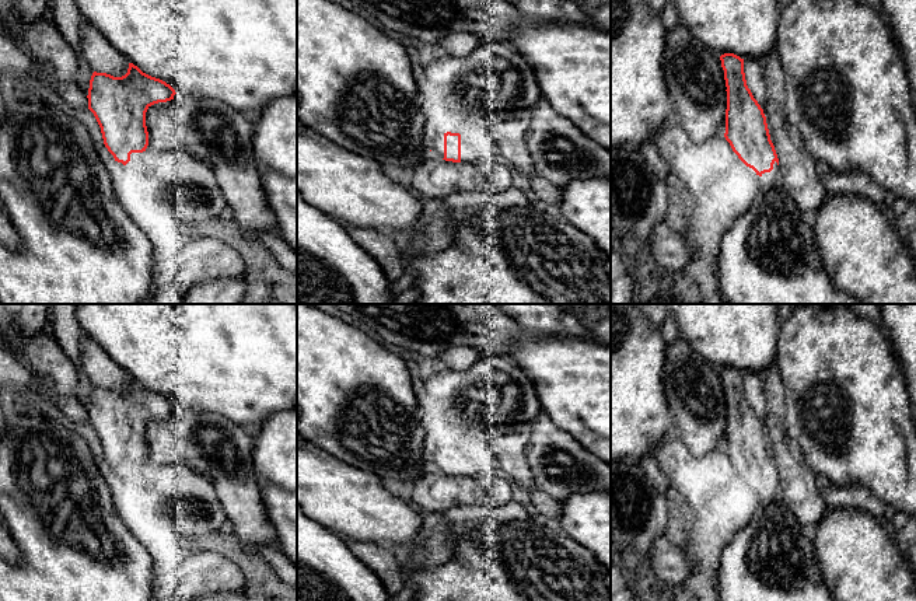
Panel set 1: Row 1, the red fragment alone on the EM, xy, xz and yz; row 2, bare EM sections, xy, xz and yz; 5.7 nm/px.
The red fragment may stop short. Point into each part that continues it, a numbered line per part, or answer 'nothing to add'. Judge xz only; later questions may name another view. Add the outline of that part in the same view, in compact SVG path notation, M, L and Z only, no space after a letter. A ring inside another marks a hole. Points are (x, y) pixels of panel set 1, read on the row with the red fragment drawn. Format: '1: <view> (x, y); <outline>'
1: xz (476, 143); M447 108L444 111L444 129L433 132L433 125L424 116L424 134L431 154L444 158L444 134L461 134L461 163L476 164L483 158L500 154L499 144L492 137L486 120L468 112Z

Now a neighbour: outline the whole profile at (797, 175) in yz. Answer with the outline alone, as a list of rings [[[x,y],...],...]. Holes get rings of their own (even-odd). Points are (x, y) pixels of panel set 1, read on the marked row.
[[[775,50],[765,55],[761,63],[766,83],[763,113],[779,158],[779,185],[794,199],[801,213],[817,212],[826,191],[815,171],[817,158],[807,150],[798,129],[787,118],[782,60]]]

